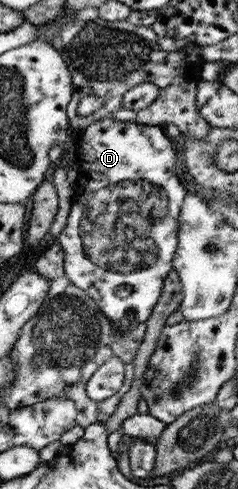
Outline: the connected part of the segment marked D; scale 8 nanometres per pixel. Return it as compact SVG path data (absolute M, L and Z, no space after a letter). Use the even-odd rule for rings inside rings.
M103 118L81 130L77 142L76 196L67 225L56 242L66 253L64 272L68 280L96 301L100 312L115 324L119 336L124 337L123 328L134 327L136 321L146 322L160 299L164 278L172 270L172 258L178 250L178 218L186 190L176 172L174 146L158 125Z

